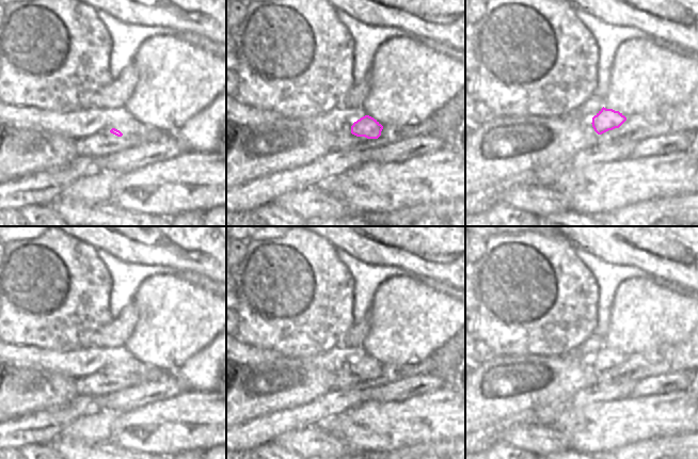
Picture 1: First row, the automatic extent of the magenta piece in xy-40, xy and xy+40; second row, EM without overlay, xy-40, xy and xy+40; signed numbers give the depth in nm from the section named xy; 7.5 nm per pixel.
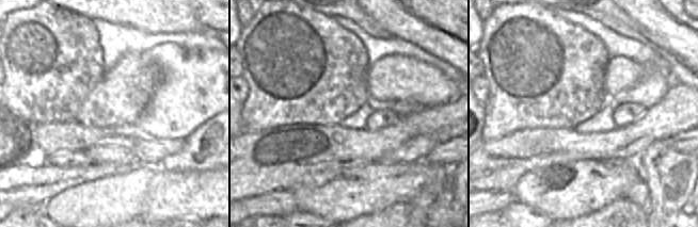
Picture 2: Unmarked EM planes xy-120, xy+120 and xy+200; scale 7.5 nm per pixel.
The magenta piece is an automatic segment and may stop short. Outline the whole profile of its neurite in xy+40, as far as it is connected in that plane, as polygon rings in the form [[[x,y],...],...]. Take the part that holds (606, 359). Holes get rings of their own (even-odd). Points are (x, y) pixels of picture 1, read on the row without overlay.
[[[602,347],[593,357],[592,357],[592,366],[598,374],[602,374],[608,369],[619,367],[626,357],[619,350],[613,348]]]

